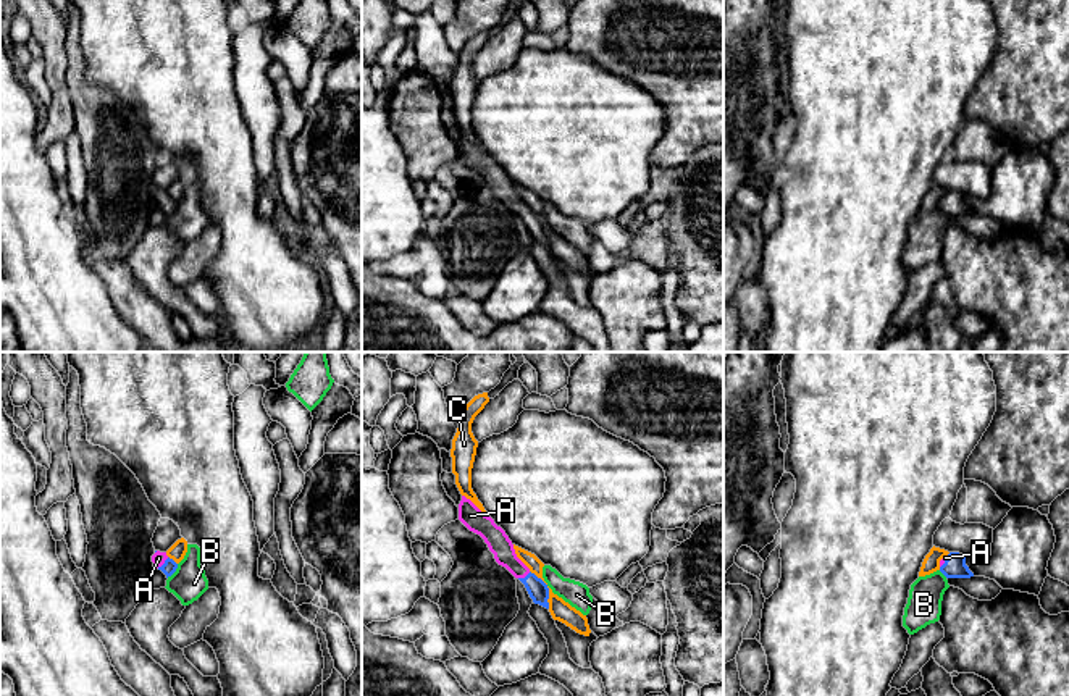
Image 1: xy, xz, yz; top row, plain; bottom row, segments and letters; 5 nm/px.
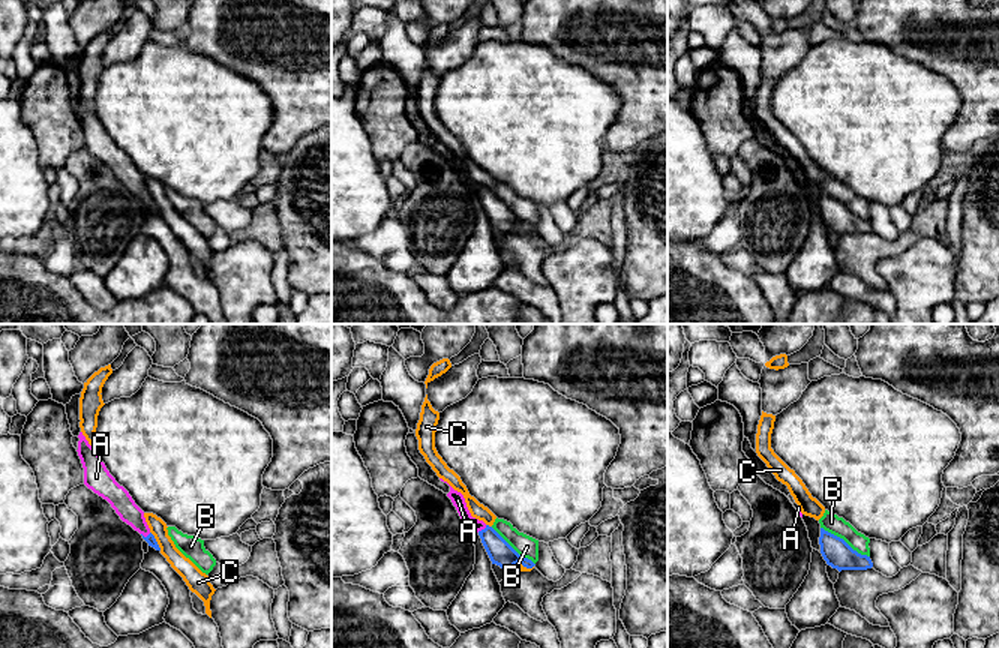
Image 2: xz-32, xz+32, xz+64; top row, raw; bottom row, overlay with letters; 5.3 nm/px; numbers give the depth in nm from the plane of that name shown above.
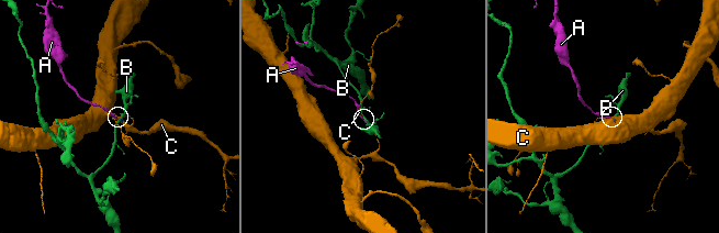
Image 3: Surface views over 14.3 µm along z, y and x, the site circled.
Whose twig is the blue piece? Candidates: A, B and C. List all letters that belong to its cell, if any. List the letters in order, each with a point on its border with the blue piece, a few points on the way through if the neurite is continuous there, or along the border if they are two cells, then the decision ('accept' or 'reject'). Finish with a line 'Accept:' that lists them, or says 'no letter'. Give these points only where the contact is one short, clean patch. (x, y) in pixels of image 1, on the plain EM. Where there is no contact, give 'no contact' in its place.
A: contact xy (163, 202); way xy (170, 204), (163, 202), (159, 196); accept
B: contact xy (173, 210); border xy (178, 202), (167, 215); reject
C: contact xz (548, 226); border xz (530, 209), (546, 223), (549, 246); reject
Accept: A

